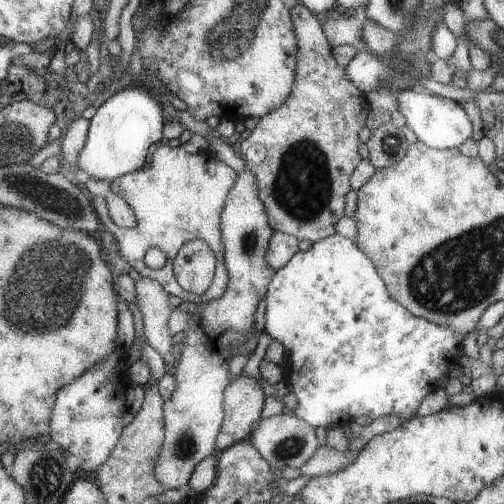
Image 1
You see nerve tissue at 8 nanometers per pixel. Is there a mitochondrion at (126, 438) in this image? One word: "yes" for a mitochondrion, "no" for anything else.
no

